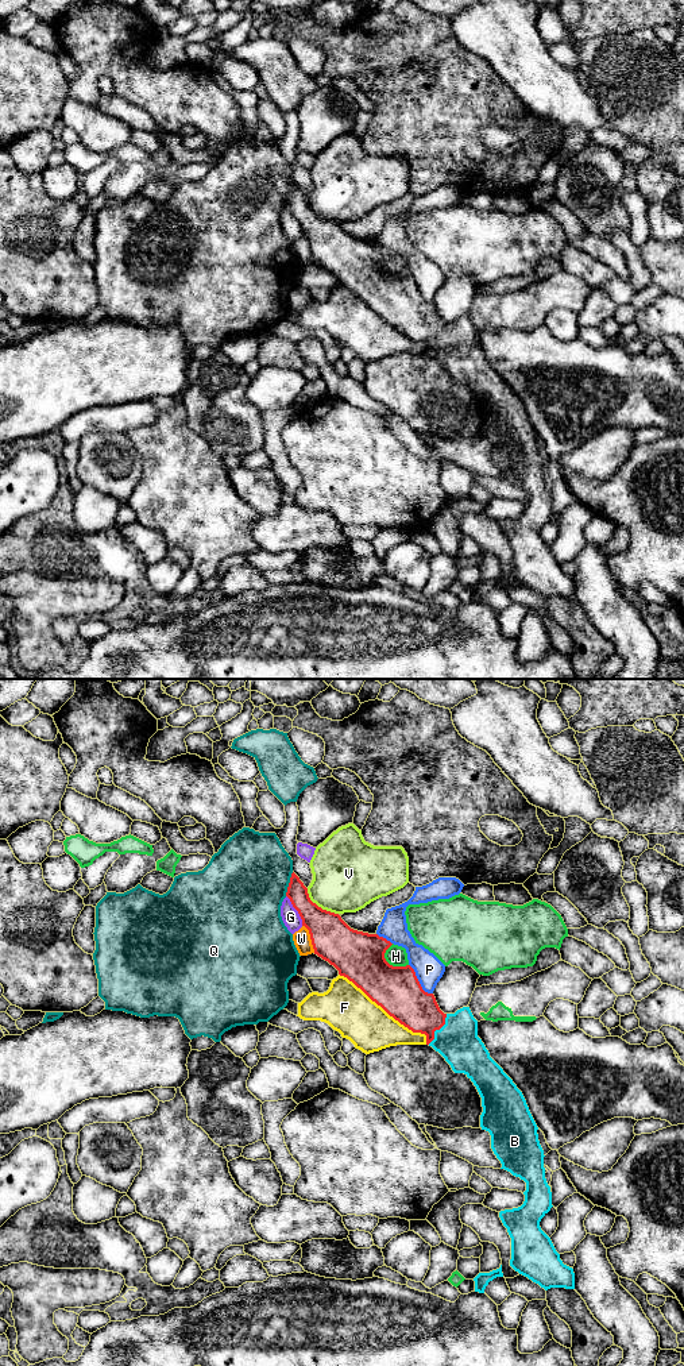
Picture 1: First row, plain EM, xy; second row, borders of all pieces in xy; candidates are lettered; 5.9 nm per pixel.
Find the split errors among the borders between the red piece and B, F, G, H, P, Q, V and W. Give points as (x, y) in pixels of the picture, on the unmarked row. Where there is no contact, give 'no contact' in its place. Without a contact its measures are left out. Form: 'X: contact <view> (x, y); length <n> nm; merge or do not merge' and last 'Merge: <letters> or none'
B: contact xy (437, 338); length 220 nm; merge
F: contact xy (386, 320); length 650 nm; do not merge
G: contact xy (296, 217); length 200 nm; do not merge
H: contact xy (391, 274); length 170 nm; do not merge
P: contact xy (418, 290); length 240 nm; do not merge
Q: contact xy (289, 193); length 150 nm; do not merge
V: contact xy (317, 215); length 240 nm; do not merge
W: contact xy (310, 247); length 180 nm; do not merge
Merge: B

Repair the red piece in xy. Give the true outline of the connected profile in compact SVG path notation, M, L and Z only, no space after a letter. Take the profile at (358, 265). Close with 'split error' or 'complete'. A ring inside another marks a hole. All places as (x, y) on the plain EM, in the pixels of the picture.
M294 181L286 205L298 220L302 235L309 239L314 263L333 274L340 285L352 290L401 333L413 342L425 343L426 354L438 360L455 382L464 382L474 391L482 406L480 436L491 444L491 458L502 472L501 478L526 491L523 513L499 521L499 526L511 547L510 575L545 599L550 597L575 598L573 578L563 572L550 547L540 536L541 528L553 514L550 495L545 487L545 464L538 449L538 436L522 401L490 366L488 359L478 346L478 329L469 316L463 316L455 323L444 323L434 304L422 298L410 274L393 275L386 270L384 262L393 254L390 250L378 243L353 239L339 223L318 216L310 209L308 197Z; split error

